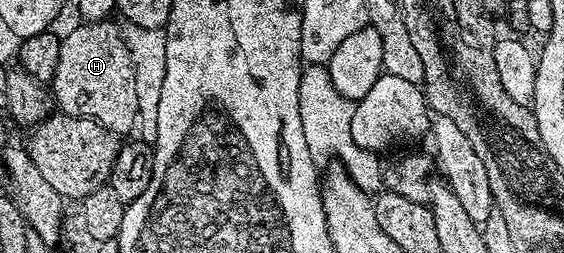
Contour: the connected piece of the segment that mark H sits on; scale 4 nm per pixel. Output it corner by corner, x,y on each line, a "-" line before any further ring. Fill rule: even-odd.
112,20
84,22
60,39
57,71
50,83
55,105
75,118
89,118
117,136
138,126
138,95
134,89
136,69
130,48
120,35
120,26

